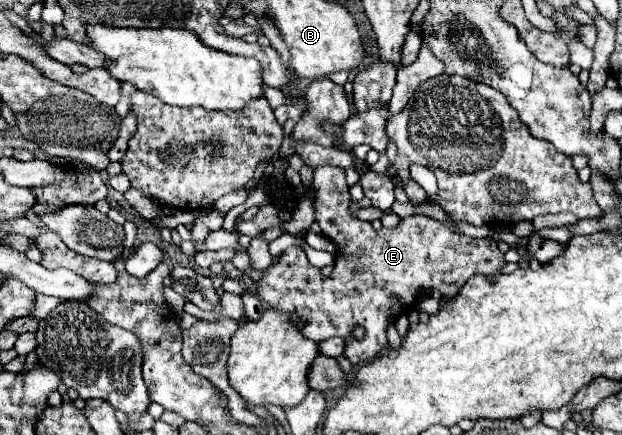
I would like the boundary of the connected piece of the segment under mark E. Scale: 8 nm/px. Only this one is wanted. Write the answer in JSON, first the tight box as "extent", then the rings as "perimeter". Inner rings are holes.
{"extent":[256,168,506,364],"perimeter":[[[316,168],[314,188],[316,212],[328,216],[328,224],[324,222],[324,226],[340,228],[340,234],[346,234],[346,250],[350,254],[338,254],[332,274],[316,282],[316,272],[292,268],[292,250],[286,250],[262,270],[256,282],[256,296],[282,312],[296,310],[300,320],[308,322],[302,334],[310,340],[322,342],[332,336],[342,336],[346,340],[344,356],[352,364],[370,362],[388,350],[388,322],[416,308],[422,290],[438,290],[442,296],[452,298],[470,276],[492,276],[506,266],[504,252],[496,246],[496,240],[454,234],[448,226],[424,214],[406,216],[396,228],[374,230],[370,222],[362,222],[350,214],[350,194],[342,168]],[[356,326],[366,330],[362,340],[352,340]]]}

